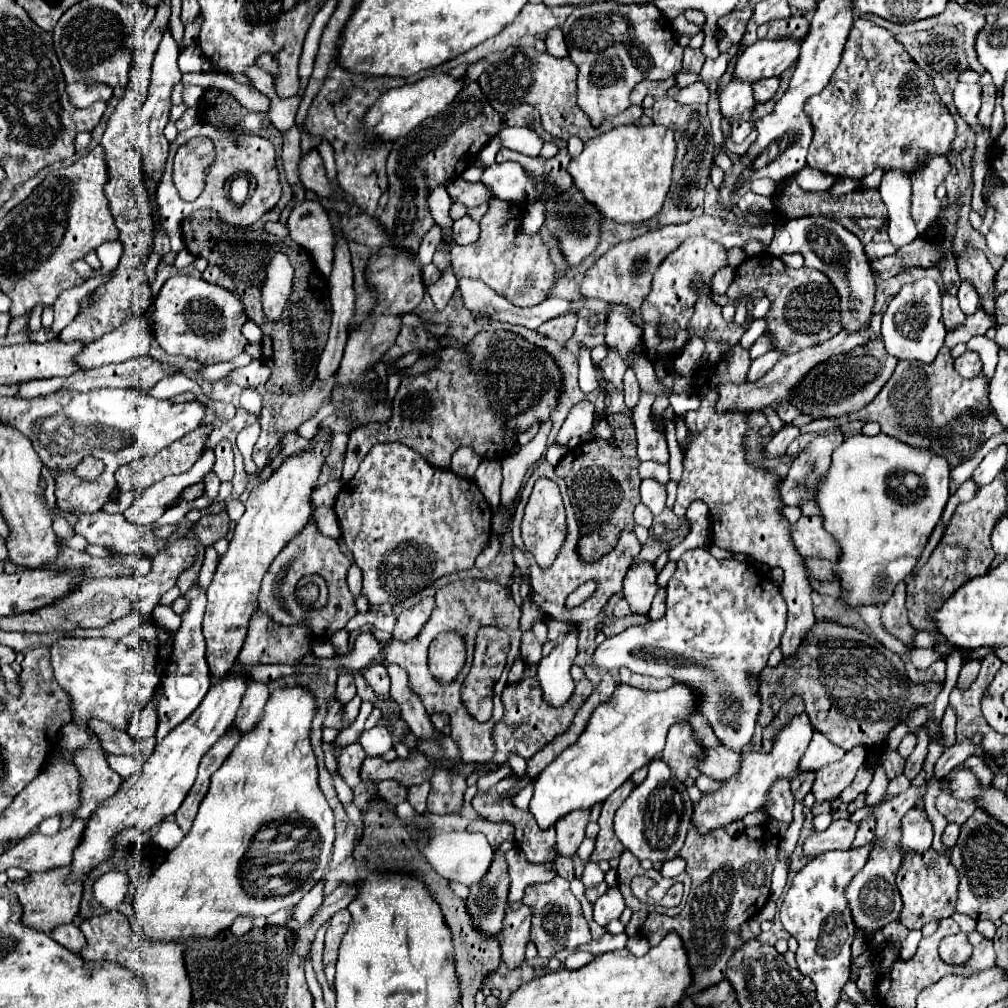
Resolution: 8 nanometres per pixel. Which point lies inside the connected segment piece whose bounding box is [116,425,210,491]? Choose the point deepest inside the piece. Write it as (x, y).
(180, 456)

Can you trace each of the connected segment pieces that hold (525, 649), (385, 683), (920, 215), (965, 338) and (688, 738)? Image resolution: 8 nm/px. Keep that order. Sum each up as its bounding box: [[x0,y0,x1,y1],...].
[[520,631,542,664],[360,665,390,699],[912,157,950,235],[944,308,996,349],[662,723,704,781]]

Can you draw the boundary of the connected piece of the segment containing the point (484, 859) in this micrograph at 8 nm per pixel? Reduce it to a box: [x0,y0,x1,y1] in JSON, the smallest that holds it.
[422,833,494,885]

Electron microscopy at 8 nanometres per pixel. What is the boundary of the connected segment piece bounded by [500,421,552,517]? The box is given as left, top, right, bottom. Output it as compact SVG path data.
M552 421L542 423L538 435L536 435L528 445L522 445L514 455L510 455L510 457L504 459L504 463L502 463L504 481L502 481L500 515L504 515L504 517L510 515L508 511L510 511L512 503L514 503L514 499L516 499L516 495L518 495L518 489L520 489L520 485L522 485L522 479L524 479L528 467L534 465L534 461L538 461L540 455L544 453L550 427L552 427Z

